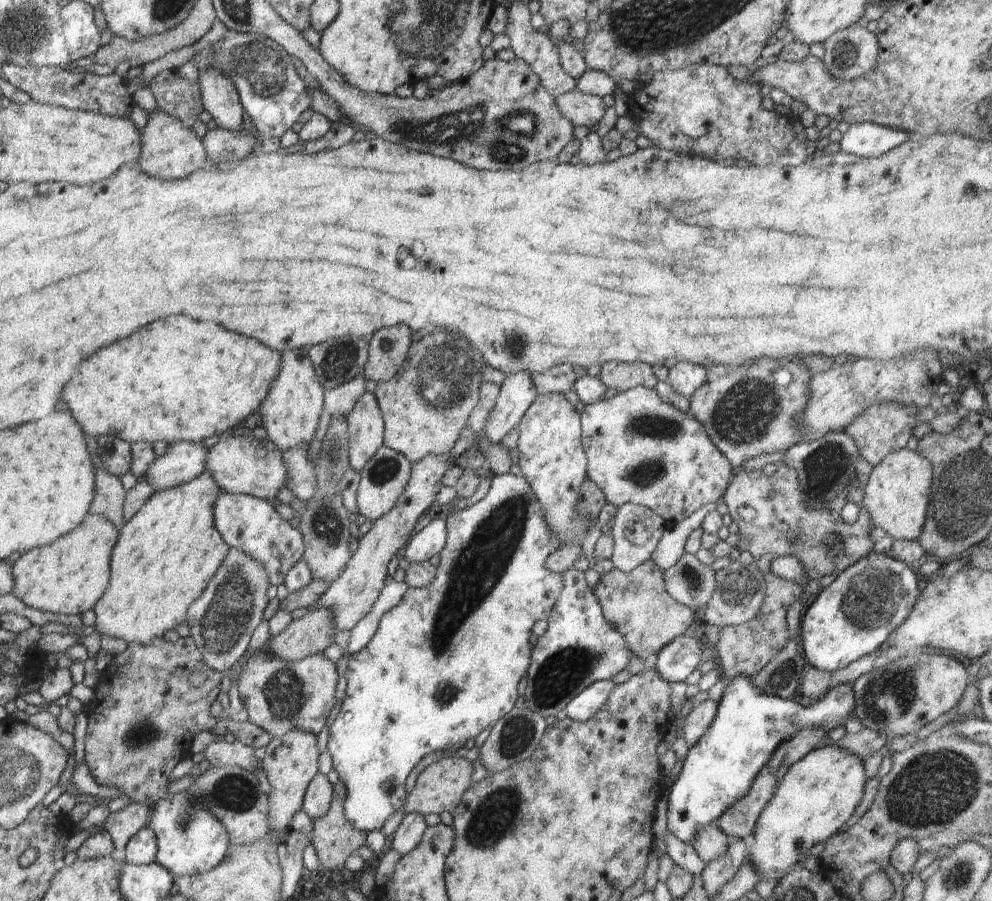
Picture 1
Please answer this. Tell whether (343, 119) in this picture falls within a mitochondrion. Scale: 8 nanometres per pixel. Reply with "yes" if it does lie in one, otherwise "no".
no

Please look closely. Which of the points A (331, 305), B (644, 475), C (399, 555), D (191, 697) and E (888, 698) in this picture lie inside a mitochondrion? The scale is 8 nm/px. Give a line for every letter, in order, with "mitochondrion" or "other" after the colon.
A: other
B: mitochondrion
C: other
D: other
E: mitochondrion

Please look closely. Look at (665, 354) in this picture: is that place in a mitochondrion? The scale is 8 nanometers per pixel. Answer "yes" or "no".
no

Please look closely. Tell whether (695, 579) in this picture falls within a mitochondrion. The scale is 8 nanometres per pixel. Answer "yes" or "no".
yes

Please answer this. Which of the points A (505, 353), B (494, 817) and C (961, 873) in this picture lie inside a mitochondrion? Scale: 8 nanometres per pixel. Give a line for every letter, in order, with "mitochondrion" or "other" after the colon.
A: mitochondrion
B: mitochondrion
C: mitochondrion

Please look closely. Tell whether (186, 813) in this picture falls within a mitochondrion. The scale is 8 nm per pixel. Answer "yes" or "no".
yes

